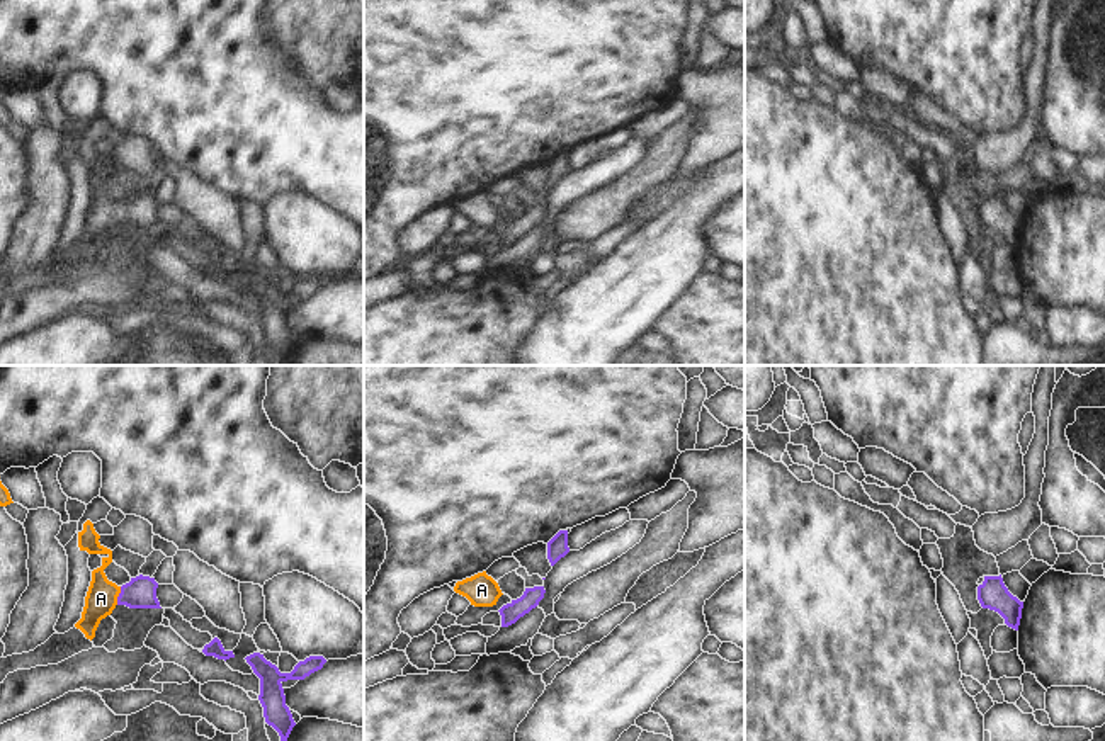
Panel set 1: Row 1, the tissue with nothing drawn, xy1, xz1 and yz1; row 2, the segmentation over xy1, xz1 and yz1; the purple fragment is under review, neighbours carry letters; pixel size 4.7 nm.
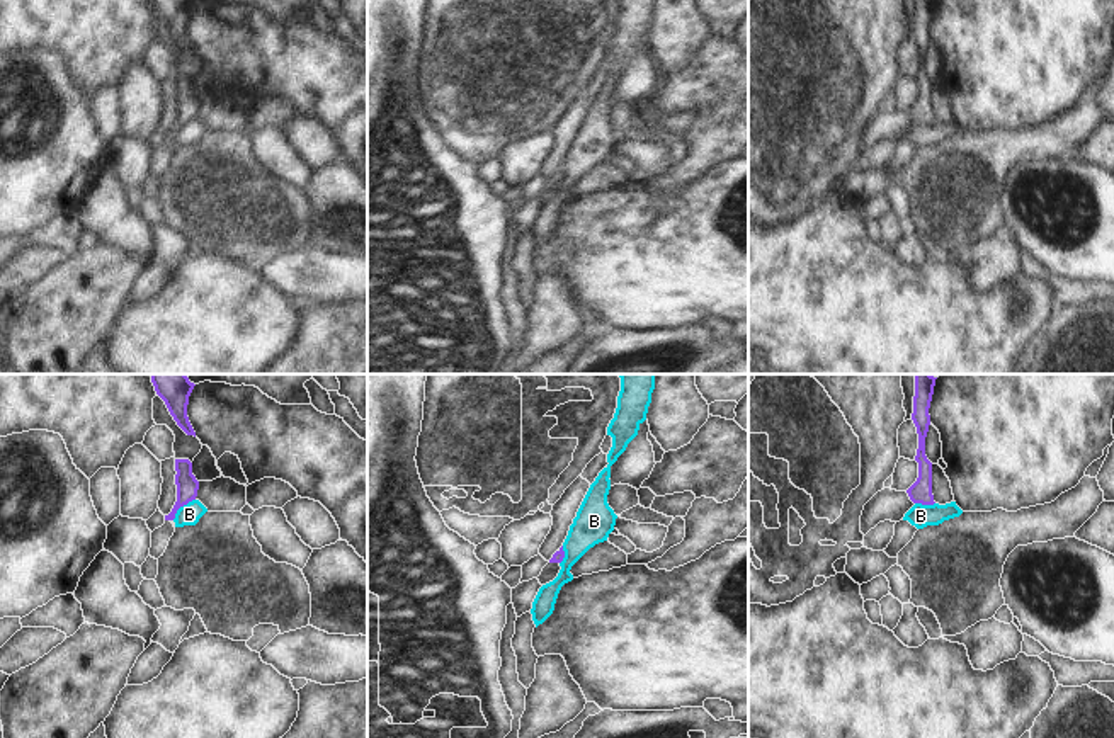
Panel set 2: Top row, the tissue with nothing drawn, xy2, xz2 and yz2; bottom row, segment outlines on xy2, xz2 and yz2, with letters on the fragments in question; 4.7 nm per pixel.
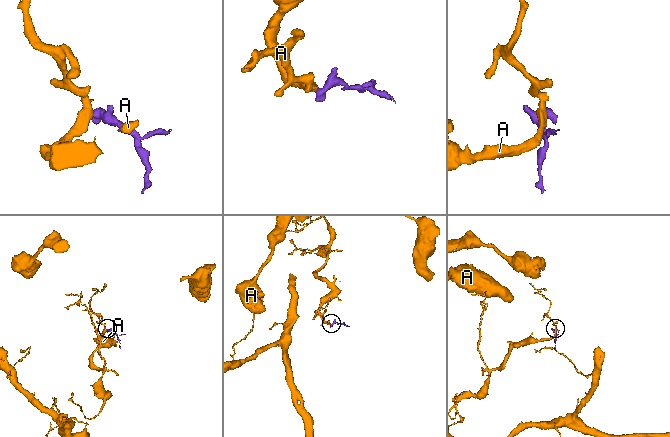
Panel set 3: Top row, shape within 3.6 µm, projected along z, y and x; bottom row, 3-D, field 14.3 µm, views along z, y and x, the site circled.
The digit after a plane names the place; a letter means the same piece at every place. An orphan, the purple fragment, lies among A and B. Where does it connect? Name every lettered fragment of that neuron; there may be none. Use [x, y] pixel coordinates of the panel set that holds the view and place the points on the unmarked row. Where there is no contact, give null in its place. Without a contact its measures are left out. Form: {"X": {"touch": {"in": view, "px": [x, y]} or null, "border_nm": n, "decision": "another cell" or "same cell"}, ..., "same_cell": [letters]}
{"A": {"touch": {"in": "xy1", "px": [119, 214]}, "border_nm": 90, "decision": "same cell"}, "B": {"touch": {"in": "xy2", "px": [181, 124]}, "border_nm": 150, "decision": "another cell"}, "same_cell": ["A"]}

